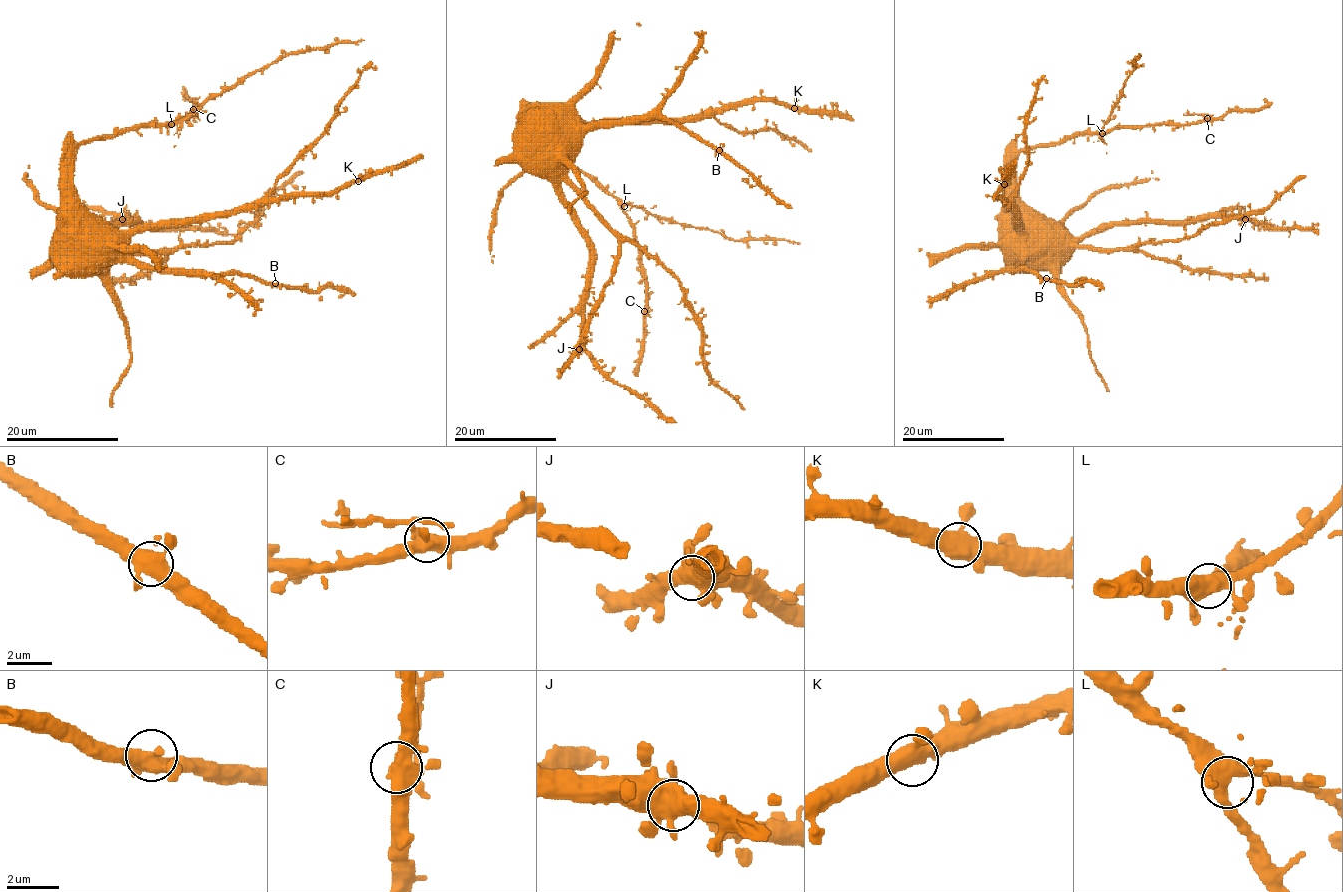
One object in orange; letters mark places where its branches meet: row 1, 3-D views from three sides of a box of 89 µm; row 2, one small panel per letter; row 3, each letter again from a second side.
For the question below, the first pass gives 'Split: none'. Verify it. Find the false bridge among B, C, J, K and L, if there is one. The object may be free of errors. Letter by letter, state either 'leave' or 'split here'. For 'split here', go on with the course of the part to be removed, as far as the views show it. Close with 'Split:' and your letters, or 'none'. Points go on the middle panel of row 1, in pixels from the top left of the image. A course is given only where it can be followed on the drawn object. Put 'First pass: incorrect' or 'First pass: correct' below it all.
B: leave
C: leave
J: leave
K: leave
L: leave
Split: none
First pass: correct

